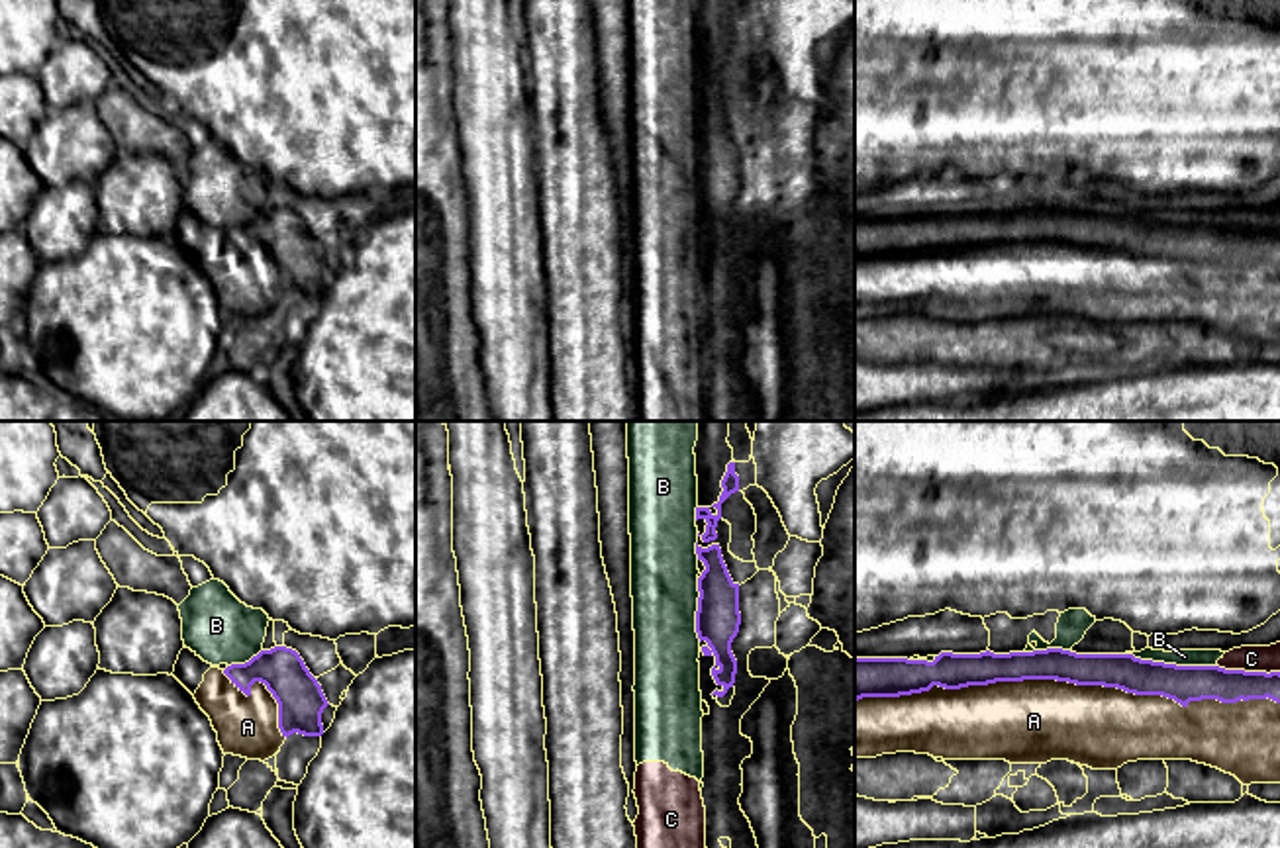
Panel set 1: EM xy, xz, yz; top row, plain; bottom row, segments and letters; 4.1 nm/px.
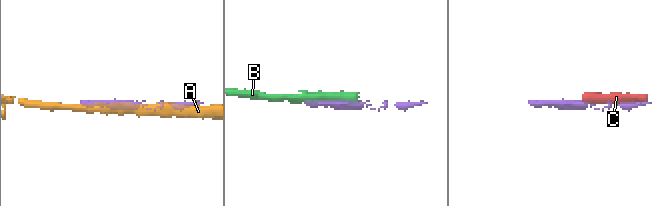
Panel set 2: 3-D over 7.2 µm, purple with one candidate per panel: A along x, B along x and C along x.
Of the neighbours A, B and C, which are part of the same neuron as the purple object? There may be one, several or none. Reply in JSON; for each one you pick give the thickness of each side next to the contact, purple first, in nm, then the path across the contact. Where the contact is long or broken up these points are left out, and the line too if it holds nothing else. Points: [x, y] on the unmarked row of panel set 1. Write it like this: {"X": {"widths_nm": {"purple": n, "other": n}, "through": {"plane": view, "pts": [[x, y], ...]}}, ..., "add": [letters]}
{"add": []}

